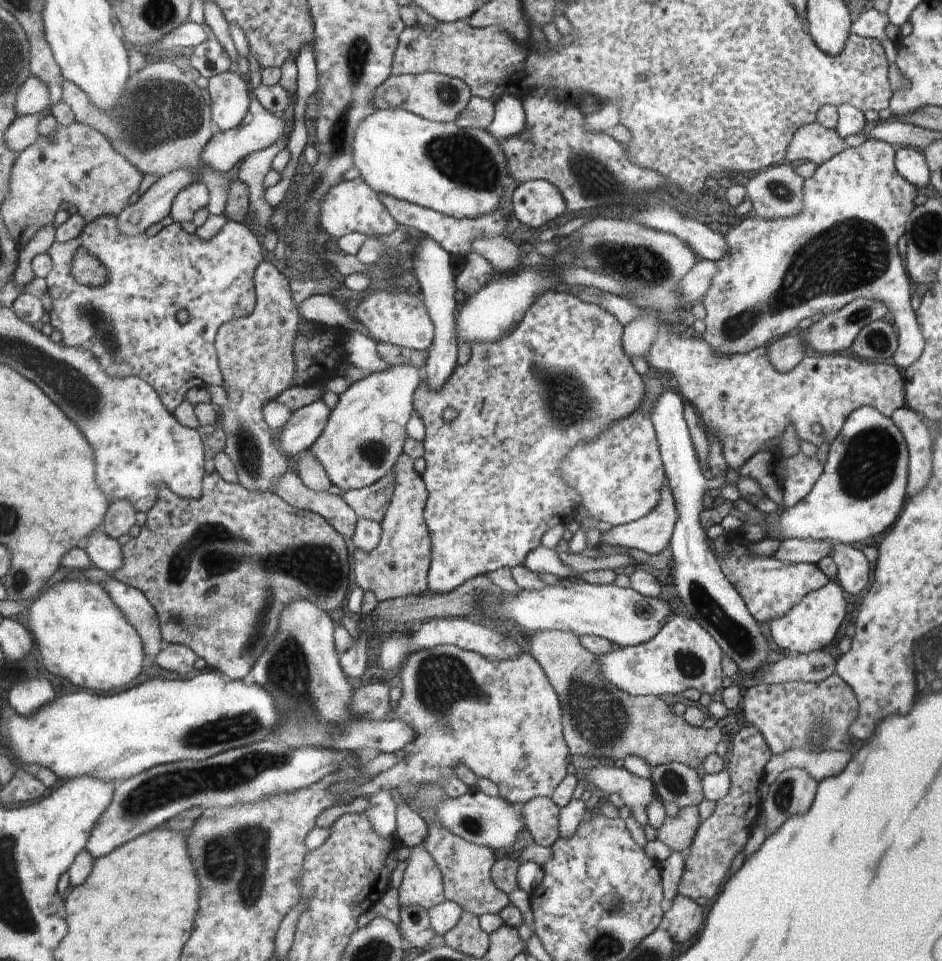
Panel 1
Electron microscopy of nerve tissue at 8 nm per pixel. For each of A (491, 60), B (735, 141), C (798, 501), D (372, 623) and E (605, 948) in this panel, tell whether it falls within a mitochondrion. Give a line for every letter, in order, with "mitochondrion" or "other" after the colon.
A: other
B: other
C: other
D: other
E: mitochondrion

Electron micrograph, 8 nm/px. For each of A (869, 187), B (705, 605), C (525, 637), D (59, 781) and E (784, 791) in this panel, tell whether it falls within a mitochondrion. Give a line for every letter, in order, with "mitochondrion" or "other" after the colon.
A: other
B: mitochondrion
C: other
D: other
E: mitochondrion

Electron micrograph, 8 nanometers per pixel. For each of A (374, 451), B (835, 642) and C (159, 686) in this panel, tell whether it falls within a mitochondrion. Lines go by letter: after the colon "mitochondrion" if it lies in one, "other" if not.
A: mitochondrion
B: other
C: other

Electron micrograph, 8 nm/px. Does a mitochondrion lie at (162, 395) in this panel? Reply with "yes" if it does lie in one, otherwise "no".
no

